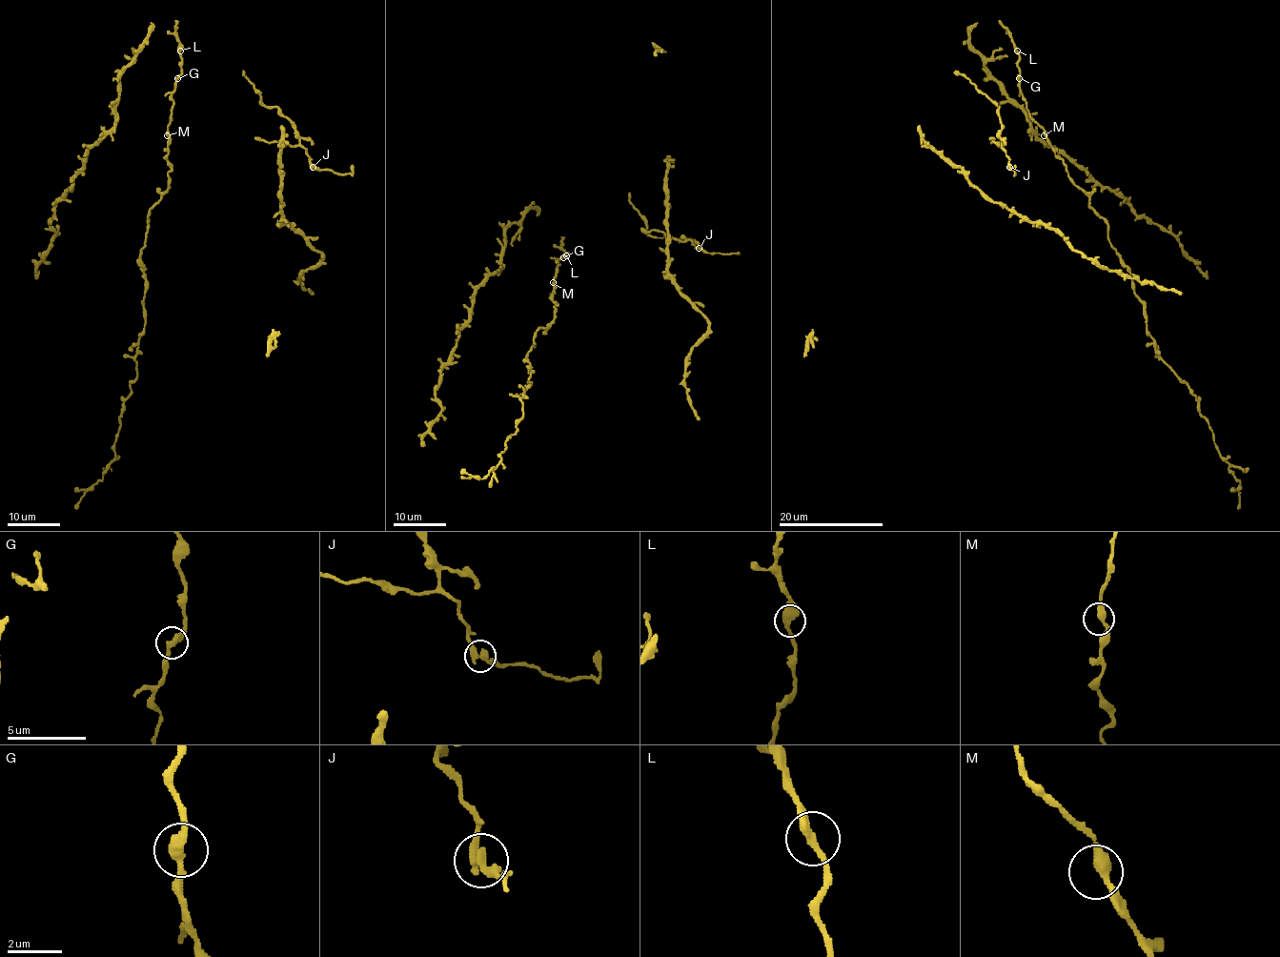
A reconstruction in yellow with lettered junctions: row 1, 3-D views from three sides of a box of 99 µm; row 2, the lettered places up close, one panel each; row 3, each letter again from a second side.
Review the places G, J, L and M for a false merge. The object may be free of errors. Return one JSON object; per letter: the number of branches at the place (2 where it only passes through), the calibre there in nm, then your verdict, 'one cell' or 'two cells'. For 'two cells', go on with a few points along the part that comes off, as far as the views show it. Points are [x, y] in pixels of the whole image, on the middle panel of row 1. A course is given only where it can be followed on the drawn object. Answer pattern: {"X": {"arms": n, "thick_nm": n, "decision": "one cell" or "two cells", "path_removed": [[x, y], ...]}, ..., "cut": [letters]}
{"G": {"arms": 2, "thick_nm": 360, "decision": "one cell"}, "J": {"arms": 2, "thick_nm": 360, "decision": "one cell"}, "L": {"arms": 2, "thick_nm": 400, "decision": "one cell"}, "M": {"arms": 2, "thick_nm": 360, "decision": "one cell"}, "cut": []}

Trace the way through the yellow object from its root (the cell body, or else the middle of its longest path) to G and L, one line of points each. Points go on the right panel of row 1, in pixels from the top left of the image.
G: (1042, 128), (1028, 111), (1019, 89), (1019, 78)
L: (1042, 128), (1031, 117), (1019, 89), (1017, 50)

